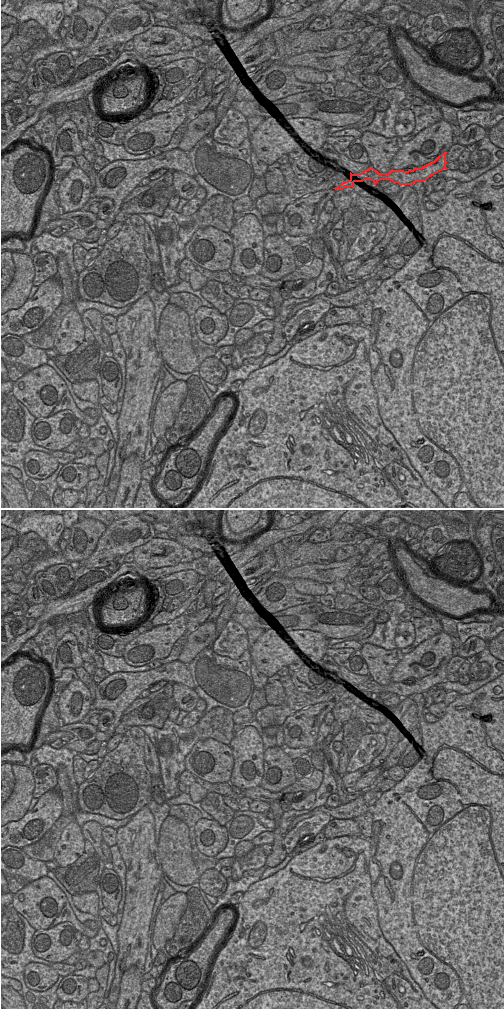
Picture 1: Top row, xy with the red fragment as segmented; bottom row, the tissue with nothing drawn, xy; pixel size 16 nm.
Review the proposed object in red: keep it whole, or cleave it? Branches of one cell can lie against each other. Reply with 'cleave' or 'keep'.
keep

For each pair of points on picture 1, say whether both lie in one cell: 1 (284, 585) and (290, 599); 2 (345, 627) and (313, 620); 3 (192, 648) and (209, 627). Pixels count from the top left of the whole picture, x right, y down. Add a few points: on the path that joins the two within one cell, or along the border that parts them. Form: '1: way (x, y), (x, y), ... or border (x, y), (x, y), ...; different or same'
1: way (284, 588), (284, 593), (287, 596); same
2: way (337, 625), (321, 623); same
3: way (194, 641), (195, 635), (202, 634); same

